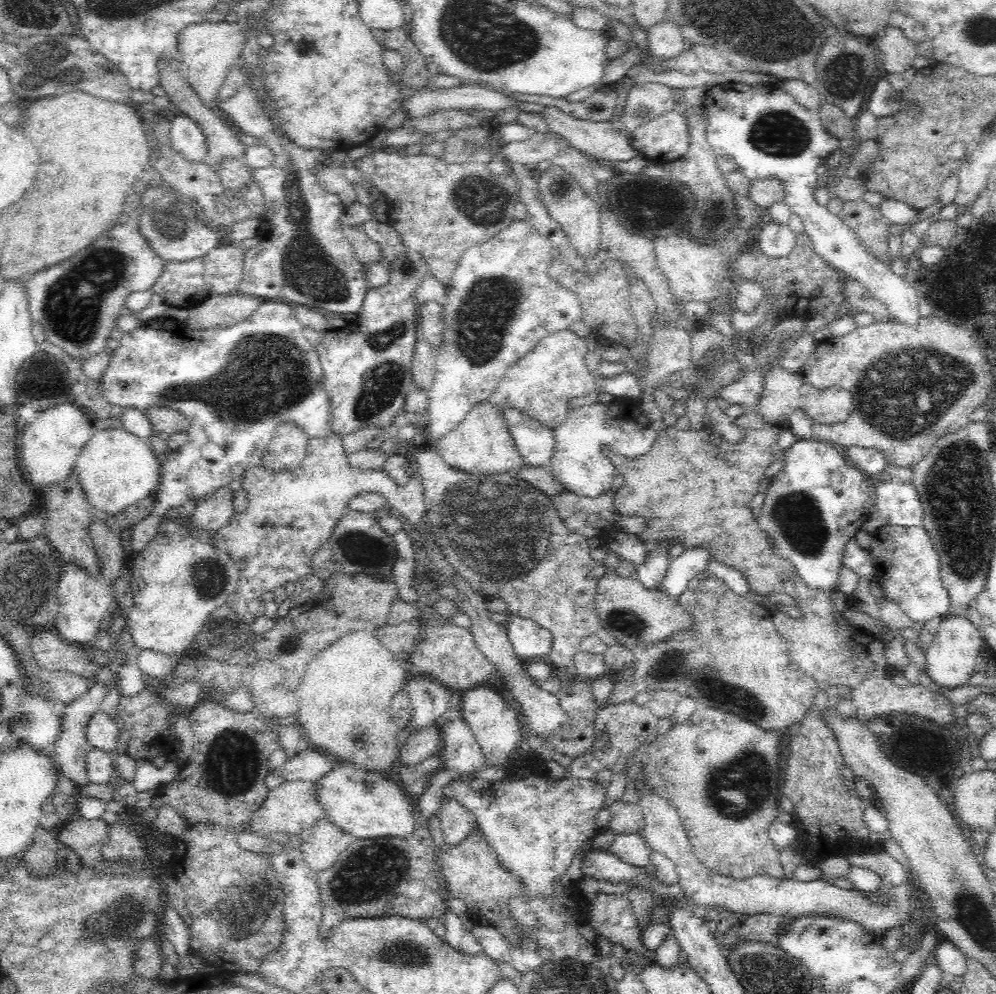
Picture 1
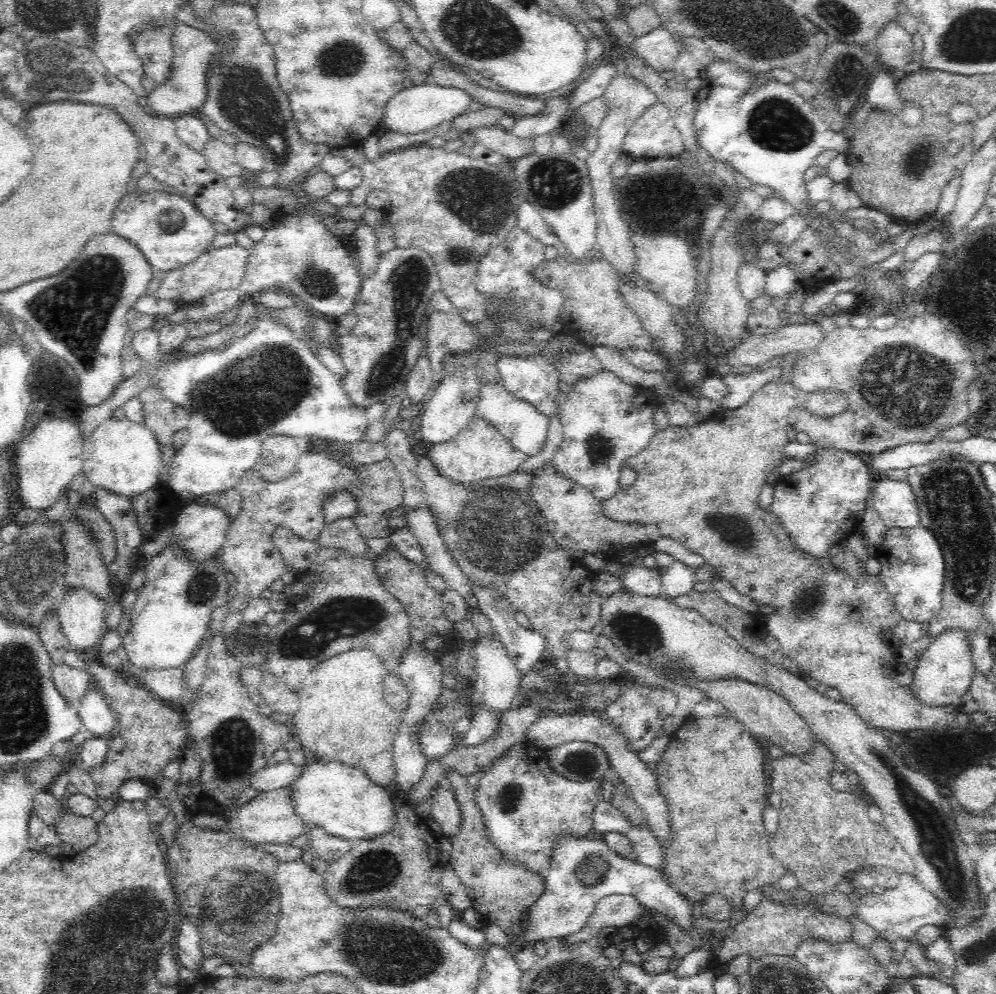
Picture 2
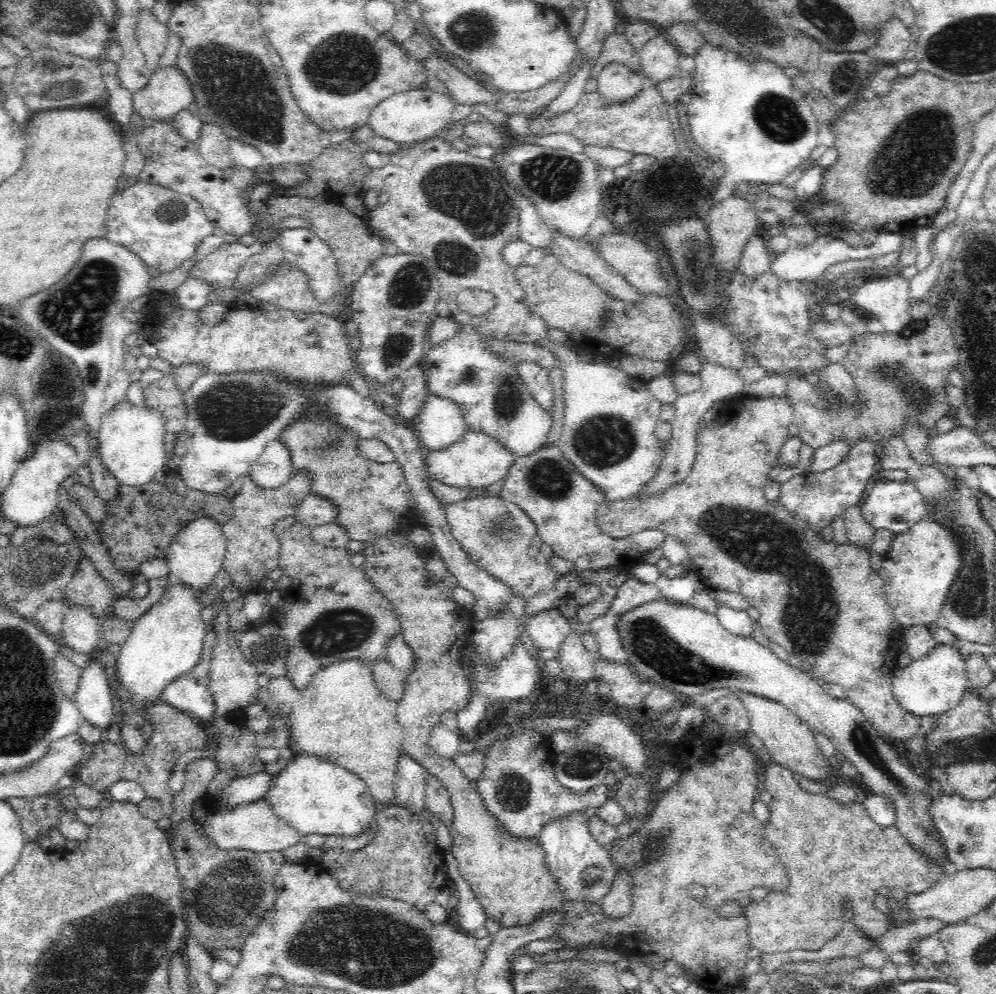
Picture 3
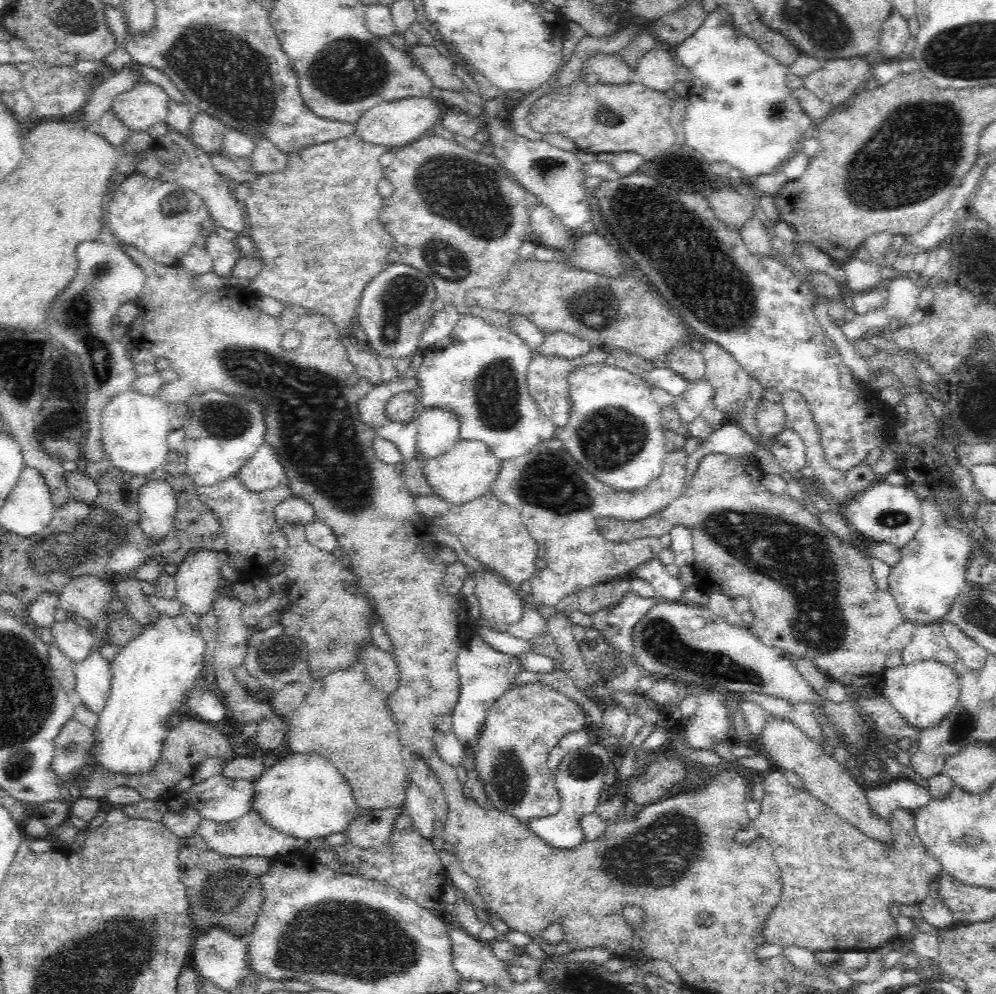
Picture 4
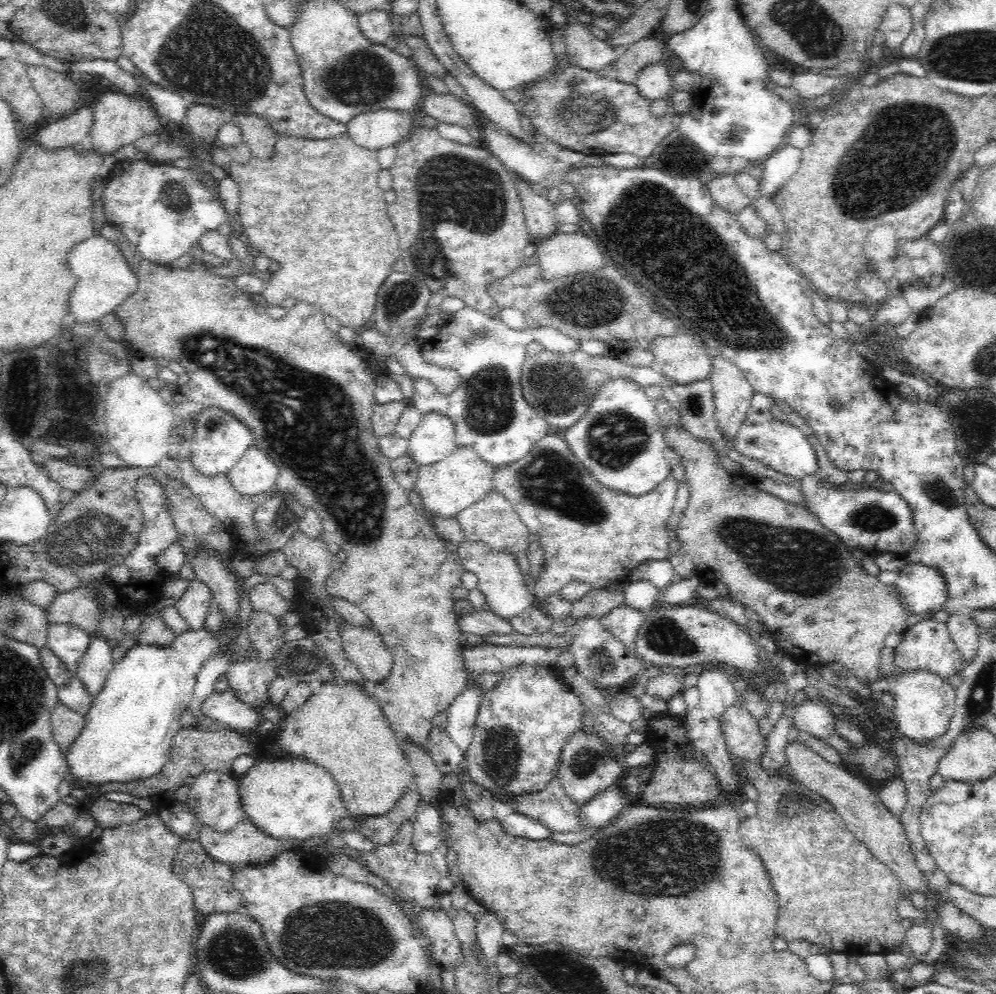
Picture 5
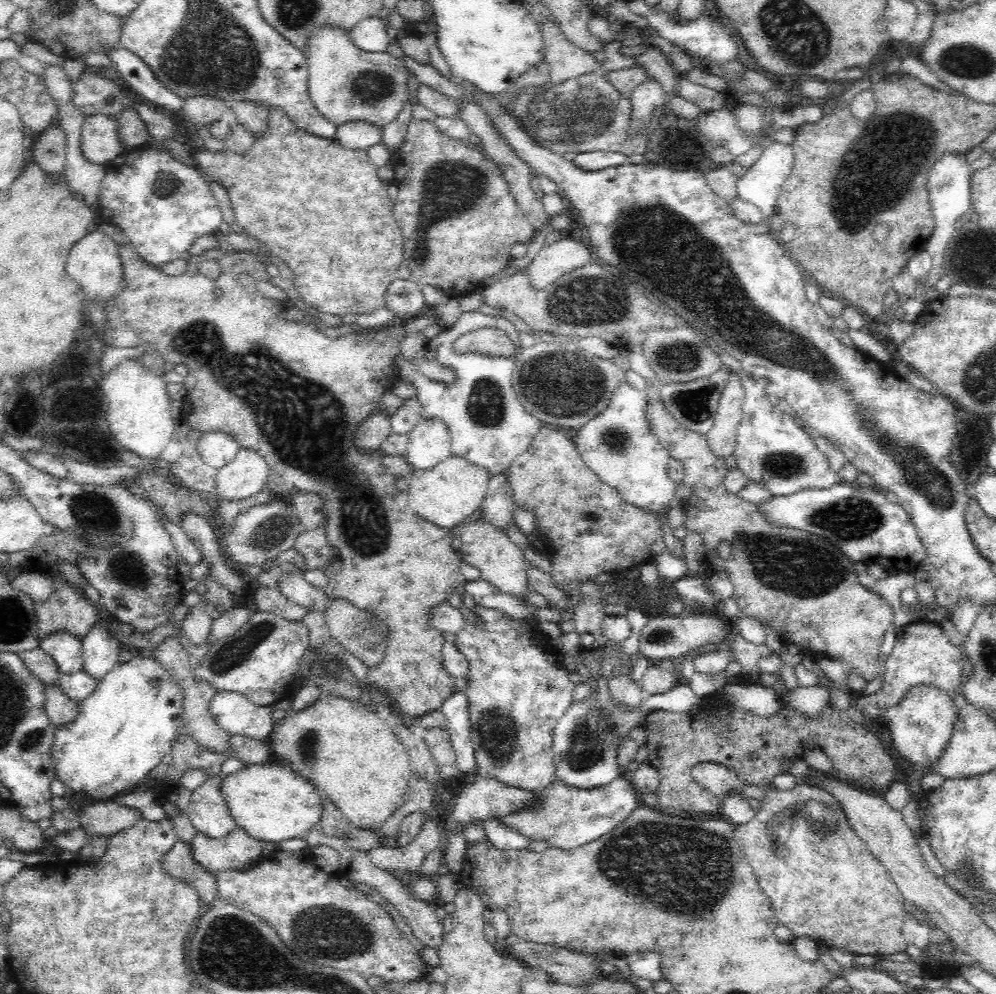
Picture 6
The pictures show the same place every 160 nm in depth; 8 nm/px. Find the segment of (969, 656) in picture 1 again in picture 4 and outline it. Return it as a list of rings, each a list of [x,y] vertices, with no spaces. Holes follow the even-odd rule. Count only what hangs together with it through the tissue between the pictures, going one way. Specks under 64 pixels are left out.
[[[924,660],[886,669],[881,680],[881,693],[908,725],[928,729],[946,717],[957,705],[961,685],[959,680],[960,675],[954,670],[954,664]]]

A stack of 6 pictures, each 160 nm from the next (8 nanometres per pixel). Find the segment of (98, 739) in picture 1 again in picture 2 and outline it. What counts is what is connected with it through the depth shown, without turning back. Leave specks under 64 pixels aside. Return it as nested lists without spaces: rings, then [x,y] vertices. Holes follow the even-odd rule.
[[[94,686],[88,689],[87,693],[81,698],[81,704],[82,706],[78,709],[78,716],[82,729],[87,730],[94,738],[111,740],[117,733],[118,720],[114,712],[108,707],[101,691]]]

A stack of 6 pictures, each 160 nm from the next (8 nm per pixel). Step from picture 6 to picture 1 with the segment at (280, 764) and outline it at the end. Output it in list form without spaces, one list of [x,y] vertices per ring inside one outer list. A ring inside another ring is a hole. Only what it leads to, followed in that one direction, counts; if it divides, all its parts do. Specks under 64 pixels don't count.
[[[340,763],[322,780],[318,780],[317,801],[327,812],[330,822],[356,839],[395,837],[408,839],[415,833],[419,815],[416,807],[408,802],[408,795],[400,786],[370,772],[370,768]]]

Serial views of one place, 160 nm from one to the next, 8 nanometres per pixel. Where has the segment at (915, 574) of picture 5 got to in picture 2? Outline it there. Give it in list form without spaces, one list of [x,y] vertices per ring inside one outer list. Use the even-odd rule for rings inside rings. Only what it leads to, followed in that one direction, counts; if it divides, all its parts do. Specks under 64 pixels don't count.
[[[924,526],[914,529],[888,529],[882,542],[874,545],[876,560],[881,564],[878,578],[890,591],[896,610],[904,620],[926,624],[942,608],[944,557],[934,534]]]

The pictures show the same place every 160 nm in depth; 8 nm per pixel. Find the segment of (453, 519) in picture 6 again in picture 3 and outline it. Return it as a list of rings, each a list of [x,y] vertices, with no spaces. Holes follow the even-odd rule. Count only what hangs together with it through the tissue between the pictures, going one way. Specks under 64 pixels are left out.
[[[467,428],[454,444],[442,450],[425,451],[425,463],[430,478],[459,488],[480,488],[502,480],[518,457],[521,456],[512,454],[500,440],[471,428]]]

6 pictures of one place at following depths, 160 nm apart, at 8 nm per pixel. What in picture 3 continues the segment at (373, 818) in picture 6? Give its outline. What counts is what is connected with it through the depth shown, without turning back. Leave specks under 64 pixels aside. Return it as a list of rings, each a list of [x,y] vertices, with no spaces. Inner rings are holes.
[[[346,658],[318,670],[307,687],[301,691],[301,698],[290,714],[286,716],[291,743],[296,754],[314,756],[328,760],[350,773],[362,778],[368,785],[370,795],[383,807],[393,803],[394,778],[398,760],[401,758],[401,745],[404,739],[402,728],[396,721],[397,706],[379,690],[373,677],[373,664],[359,658]]]

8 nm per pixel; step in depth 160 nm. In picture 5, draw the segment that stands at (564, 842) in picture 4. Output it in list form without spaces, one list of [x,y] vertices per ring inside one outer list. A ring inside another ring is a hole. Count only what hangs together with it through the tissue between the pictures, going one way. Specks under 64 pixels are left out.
[[[583,730],[576,732],[570,738],[570,742],[566,742],[559,758],[562,761],[558,773],[561,787],[570,800],[578,806],[596,798],[598,794],[608,790],[610,786],[620,783],[619,781],[624,775],[621,770],[621,763],[613,758],[610,749],[597,736],[596,732],[592,732],[590,736],[585,736]],[[495,801],[493,816],[501,820],[505,830],[509,830],[509,833],[514,836],[521,836],[530,840],[552,840],[555,833],[544,823],[535,822],[529,816],[514,811],[506,802]]]

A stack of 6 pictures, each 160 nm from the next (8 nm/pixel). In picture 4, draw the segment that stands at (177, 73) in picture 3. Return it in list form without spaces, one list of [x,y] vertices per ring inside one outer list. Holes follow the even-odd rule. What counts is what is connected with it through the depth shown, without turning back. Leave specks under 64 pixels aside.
[[[143,80],[132,90],[119,94],[111,106],[113,110],[125,122],[130,130],[148,130],[154,124],[164,123],[167,117],[169,102],[172,99],[161,85]]]

